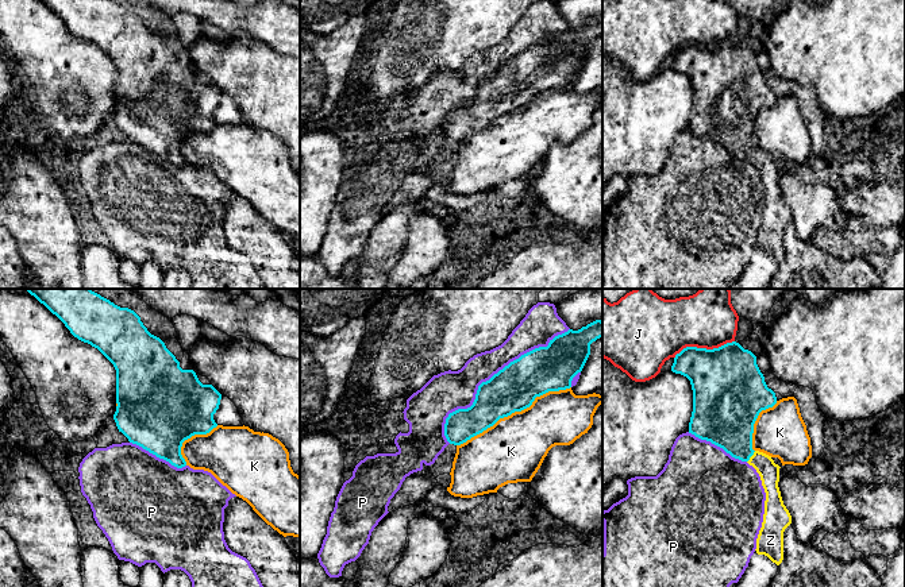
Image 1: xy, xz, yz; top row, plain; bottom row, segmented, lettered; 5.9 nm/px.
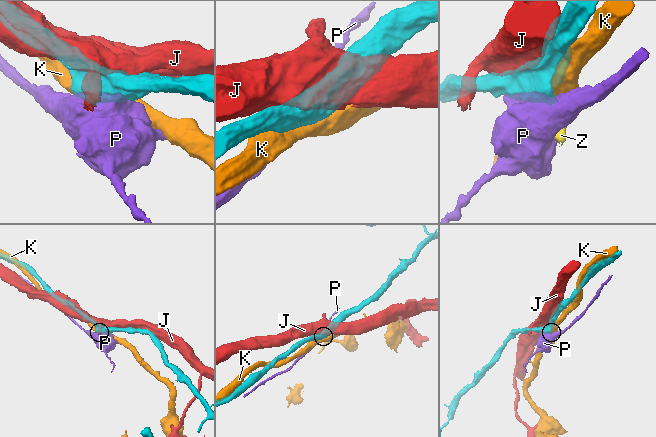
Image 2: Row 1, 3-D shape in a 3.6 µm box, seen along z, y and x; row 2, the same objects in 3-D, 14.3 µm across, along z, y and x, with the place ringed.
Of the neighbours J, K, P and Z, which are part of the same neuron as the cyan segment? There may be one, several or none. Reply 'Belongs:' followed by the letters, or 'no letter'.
Belongs: Z

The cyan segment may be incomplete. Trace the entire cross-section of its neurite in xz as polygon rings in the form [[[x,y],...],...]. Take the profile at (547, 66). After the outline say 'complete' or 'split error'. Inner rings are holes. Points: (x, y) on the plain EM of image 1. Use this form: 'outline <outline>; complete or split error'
outline [[[596,18],[578,28],[569,27],[550,38],[547,45],[511,59],[478,84],[470,105],[448,112],[444,121],[447,139],[461,143],[500,116],[529,105],[536,94],[570,86],[590,53],[590,42],[600,35],[602,19]]]; complete

